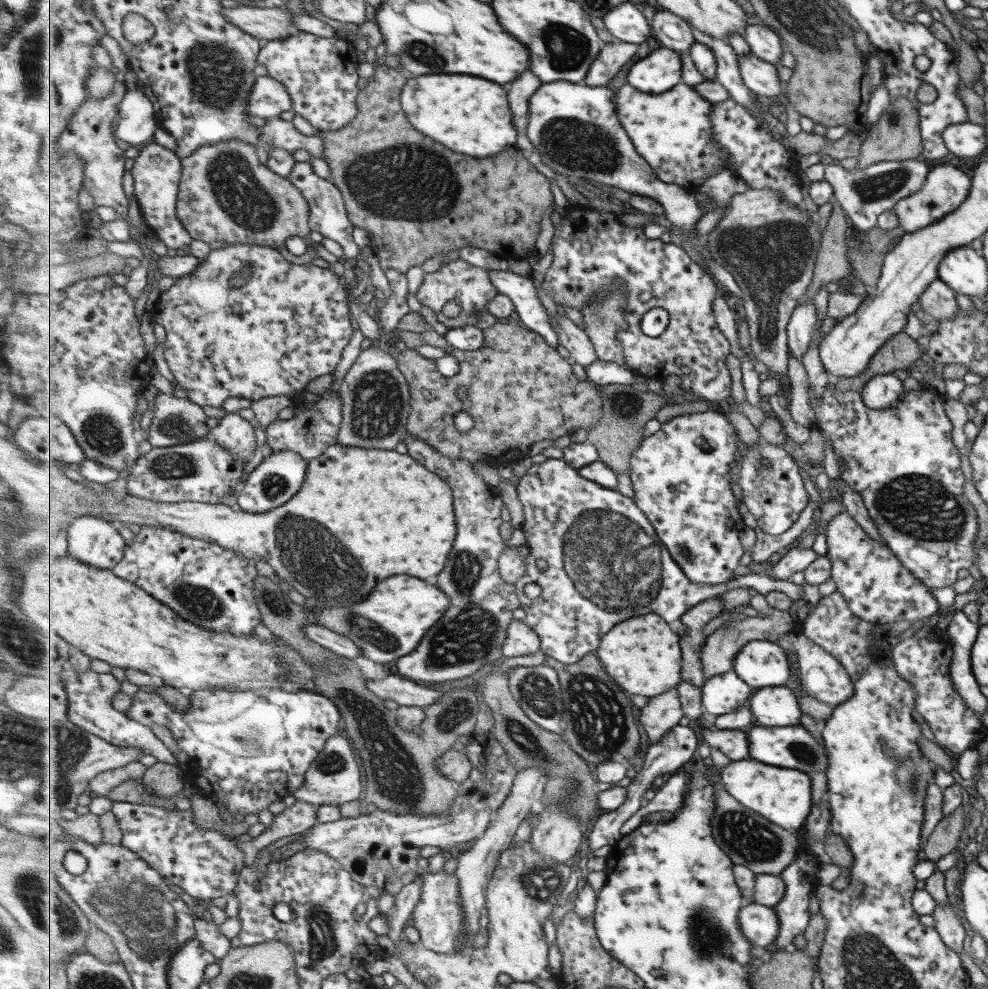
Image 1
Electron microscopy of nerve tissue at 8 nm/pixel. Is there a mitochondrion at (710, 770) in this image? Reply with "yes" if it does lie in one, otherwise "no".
no

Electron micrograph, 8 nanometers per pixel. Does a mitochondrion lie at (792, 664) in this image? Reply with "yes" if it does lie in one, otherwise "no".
no

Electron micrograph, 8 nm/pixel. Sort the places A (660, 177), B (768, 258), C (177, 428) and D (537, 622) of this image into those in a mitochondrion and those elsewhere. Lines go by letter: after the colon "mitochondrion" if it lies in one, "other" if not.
A: other
B: mitochondrion
C: mitochondrion
D: other

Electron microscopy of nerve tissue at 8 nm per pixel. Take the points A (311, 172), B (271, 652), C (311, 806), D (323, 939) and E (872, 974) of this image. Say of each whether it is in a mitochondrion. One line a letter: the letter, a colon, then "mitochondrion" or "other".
A: other
B: other
C: other
D: mitochondrion
E: mitochondrion

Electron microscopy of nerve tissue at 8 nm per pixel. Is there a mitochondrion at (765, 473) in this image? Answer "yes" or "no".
yes

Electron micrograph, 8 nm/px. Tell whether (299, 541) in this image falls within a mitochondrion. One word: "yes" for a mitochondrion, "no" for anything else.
yes

